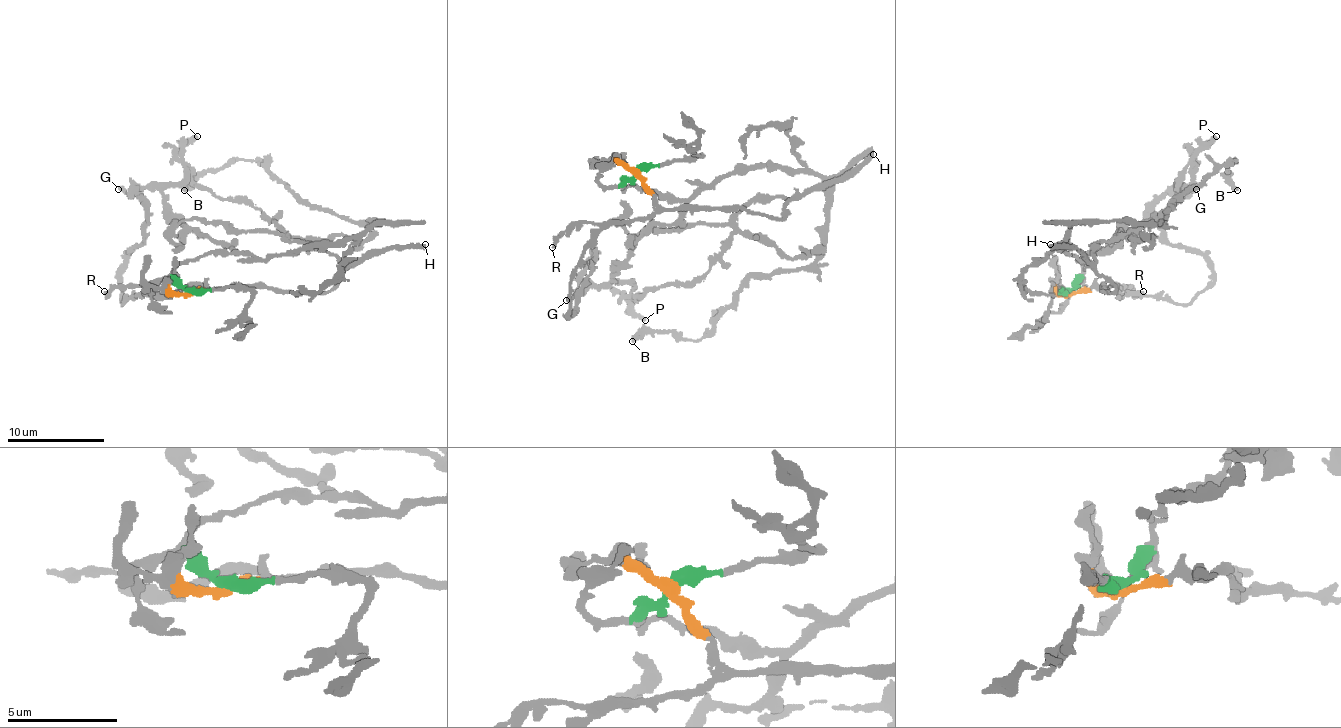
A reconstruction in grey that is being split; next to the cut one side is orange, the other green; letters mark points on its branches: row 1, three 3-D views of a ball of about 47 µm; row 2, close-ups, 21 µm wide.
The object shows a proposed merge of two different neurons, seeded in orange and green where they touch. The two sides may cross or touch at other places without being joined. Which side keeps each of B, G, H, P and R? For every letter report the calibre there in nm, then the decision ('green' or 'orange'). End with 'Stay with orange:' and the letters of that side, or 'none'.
B: calibre 380 nm; green
G: calibre 320 nm; orange
H: calibre 320 nm; orange
P: calibre 320 nm; green
R: calibre 240 nm; orange
Stay with orange: G, H, R

